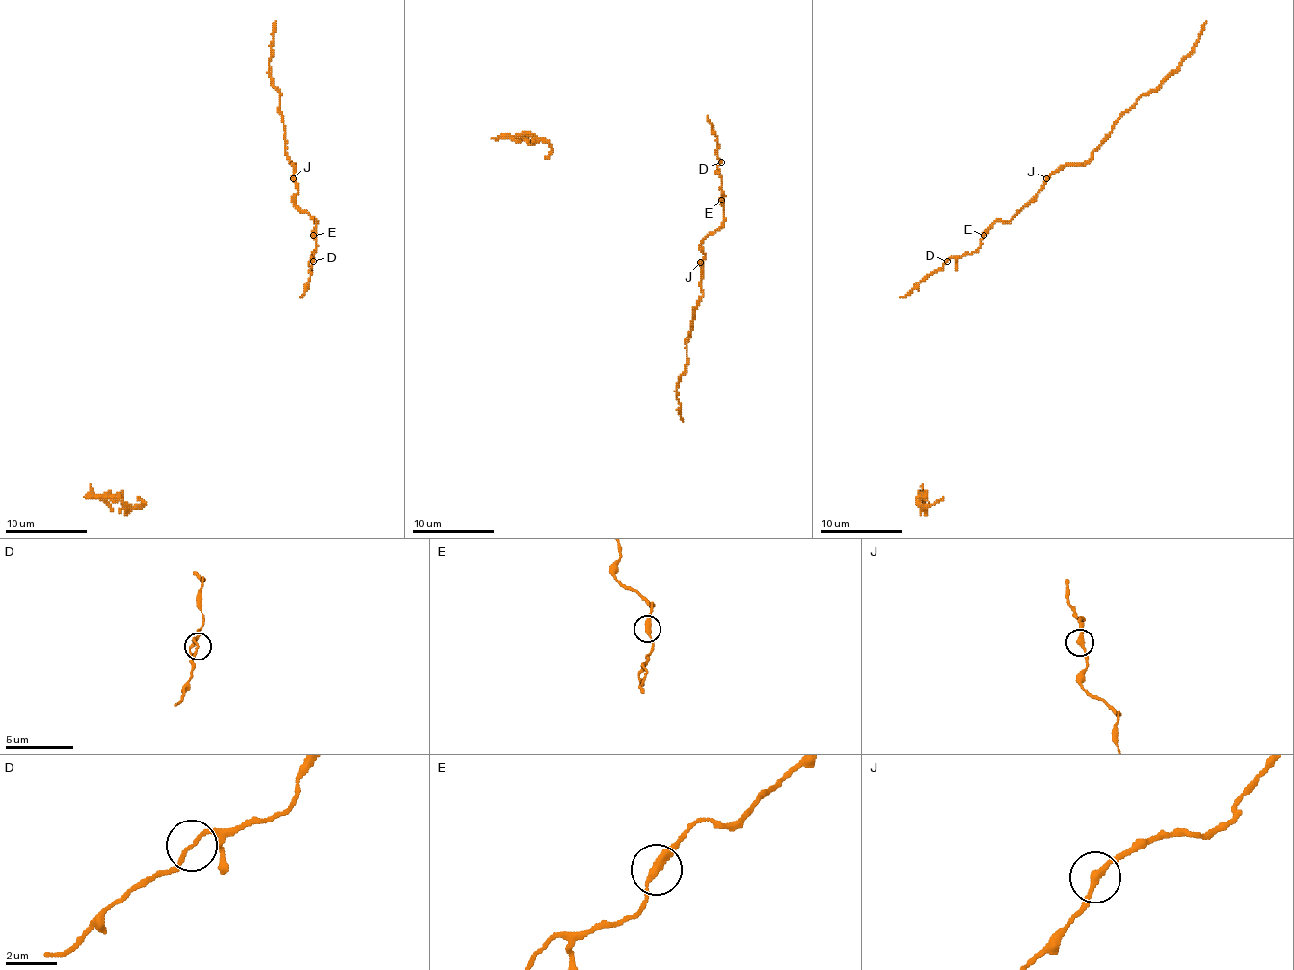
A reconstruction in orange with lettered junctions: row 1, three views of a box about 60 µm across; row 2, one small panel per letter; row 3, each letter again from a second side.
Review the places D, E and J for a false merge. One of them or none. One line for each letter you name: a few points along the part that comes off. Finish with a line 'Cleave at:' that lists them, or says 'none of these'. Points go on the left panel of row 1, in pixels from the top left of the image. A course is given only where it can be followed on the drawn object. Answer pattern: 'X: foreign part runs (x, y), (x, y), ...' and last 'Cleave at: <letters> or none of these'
J: foreign part runs (294, 177), (294, 163), (285, 153), (280, 92), (269, 72), (275, 21)
Cleave at: J

